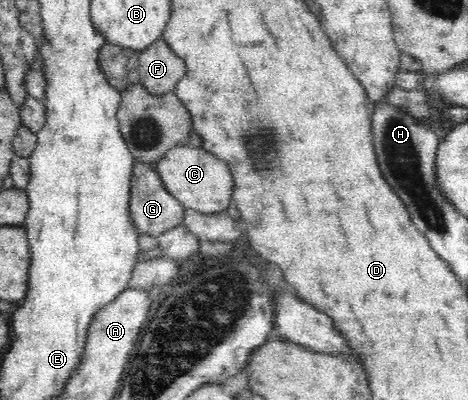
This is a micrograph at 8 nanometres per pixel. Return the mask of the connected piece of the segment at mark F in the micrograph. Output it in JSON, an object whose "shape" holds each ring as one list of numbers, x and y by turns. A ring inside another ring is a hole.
{"shape":[[164,39,154,41,144,51,132,51,119,45,106,42,99,51,99,68,106,76,108,83,122,92,130,85,139,83,143,85,154,97,166,95,175,91,178,81,186,75,185,61,180,59,165,42]]}

